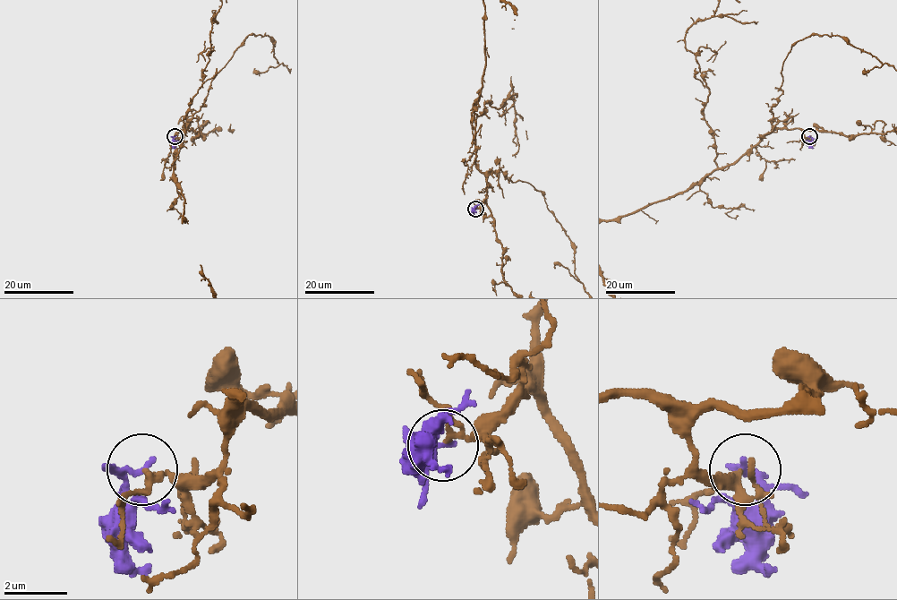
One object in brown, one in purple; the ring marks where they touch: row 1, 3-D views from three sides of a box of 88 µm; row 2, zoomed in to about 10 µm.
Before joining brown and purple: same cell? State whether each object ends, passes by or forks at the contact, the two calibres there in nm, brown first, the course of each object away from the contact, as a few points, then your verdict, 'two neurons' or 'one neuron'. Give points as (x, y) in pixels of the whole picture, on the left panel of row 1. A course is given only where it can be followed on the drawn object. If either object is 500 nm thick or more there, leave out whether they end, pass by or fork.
brown passes by; purple passes by; 160 nm thick on the brown side, 150 nm on the other; purple runs (175, 137), (173, 146), (175, 148); two neurons

